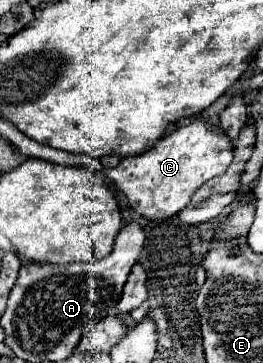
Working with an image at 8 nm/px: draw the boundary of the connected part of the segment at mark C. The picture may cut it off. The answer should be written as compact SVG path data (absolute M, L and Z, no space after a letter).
M210 119L210 121L192 121L190 125L178 127L170 135L164 135L162 139L158 139L152 149L148 149L140 155L124 157L118 167L106 169L104 173L126 195L130 207L136 213L140 213L142 217L146 217L150 221L162 221L162 219L168 219L168 217L180 213L190 203L190 199L192 199L192 195L198 187L202 187L206 181L210 181L212 177L216 177L216 175L220 175L228 169L228 165L232 161L232 149L234 147L232 147L230 139L224 133L220 133L214 119Z

